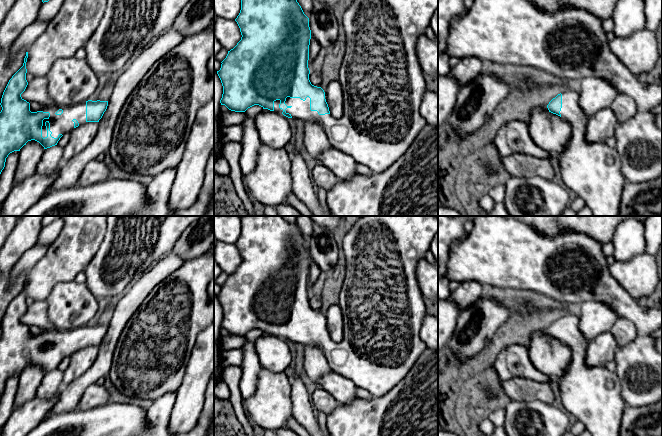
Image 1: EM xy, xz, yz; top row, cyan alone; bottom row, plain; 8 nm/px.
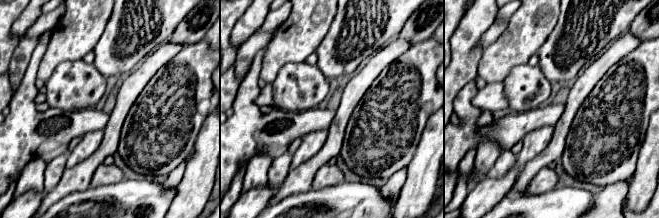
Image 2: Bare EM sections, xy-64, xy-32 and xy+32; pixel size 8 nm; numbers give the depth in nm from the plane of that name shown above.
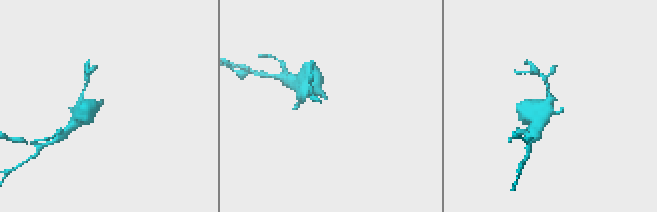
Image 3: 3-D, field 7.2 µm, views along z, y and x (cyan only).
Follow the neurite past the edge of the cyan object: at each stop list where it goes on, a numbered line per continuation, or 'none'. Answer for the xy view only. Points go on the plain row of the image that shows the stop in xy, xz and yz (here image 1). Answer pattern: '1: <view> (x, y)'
1: xy (59, 348)

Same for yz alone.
1: yz (592, 395)

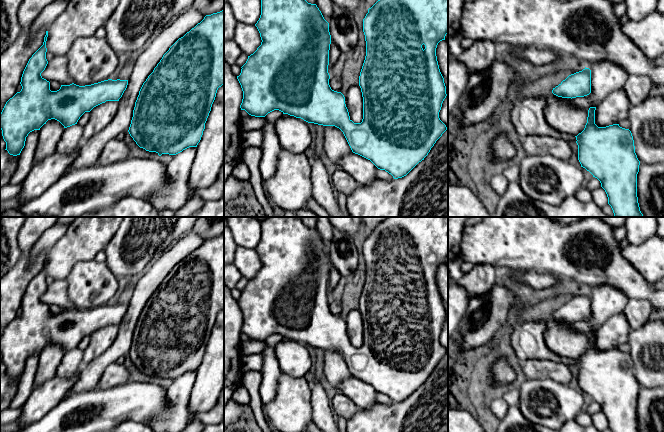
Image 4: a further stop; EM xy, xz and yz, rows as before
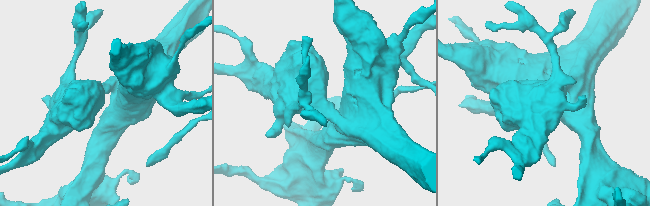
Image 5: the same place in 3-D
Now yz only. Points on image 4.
none

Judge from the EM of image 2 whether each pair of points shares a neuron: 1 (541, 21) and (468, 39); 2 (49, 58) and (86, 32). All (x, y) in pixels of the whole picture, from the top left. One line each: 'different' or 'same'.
1: different
2: same

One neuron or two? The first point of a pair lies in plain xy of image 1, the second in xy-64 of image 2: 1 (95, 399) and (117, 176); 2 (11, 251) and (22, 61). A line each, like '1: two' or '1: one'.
1: one
2: two

